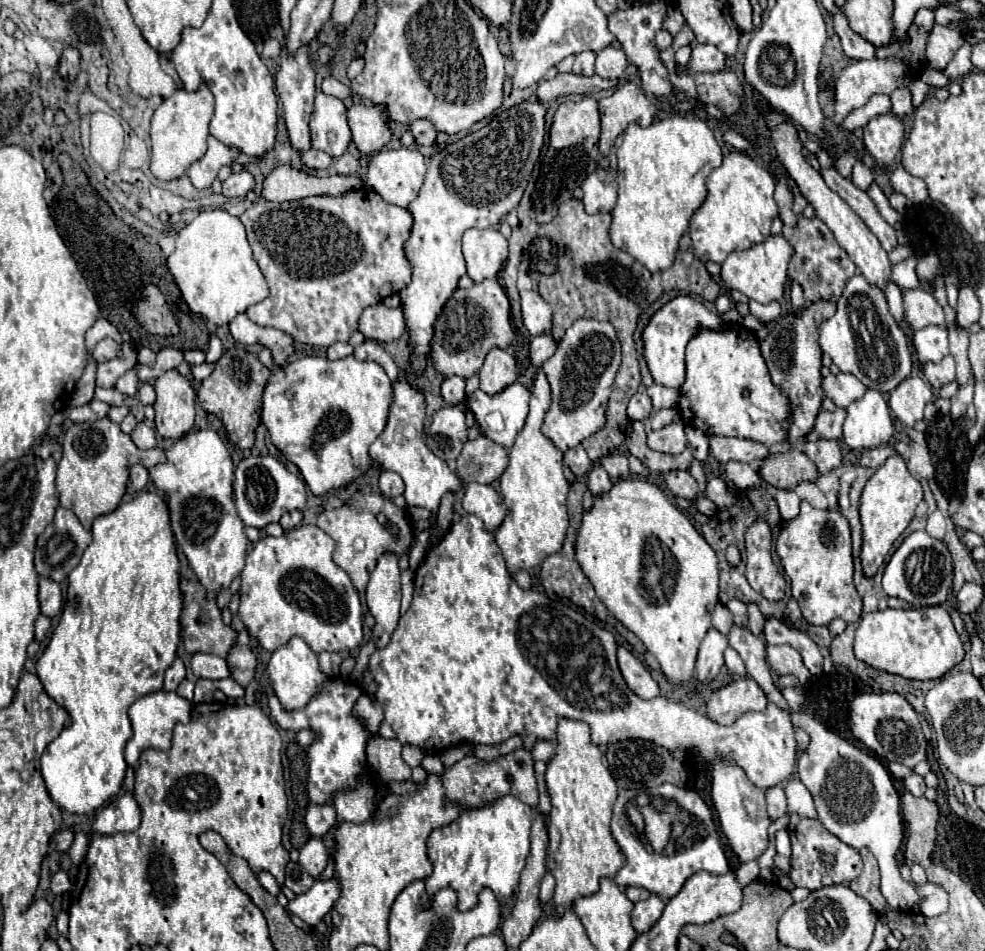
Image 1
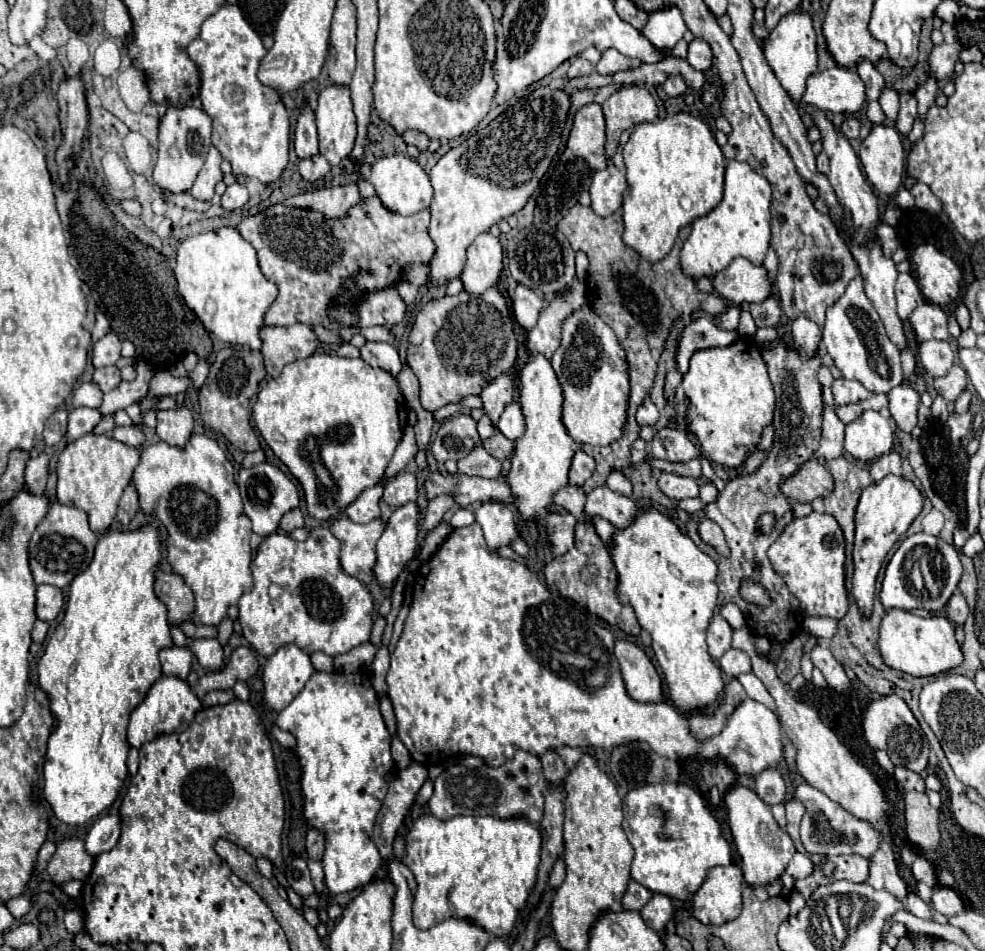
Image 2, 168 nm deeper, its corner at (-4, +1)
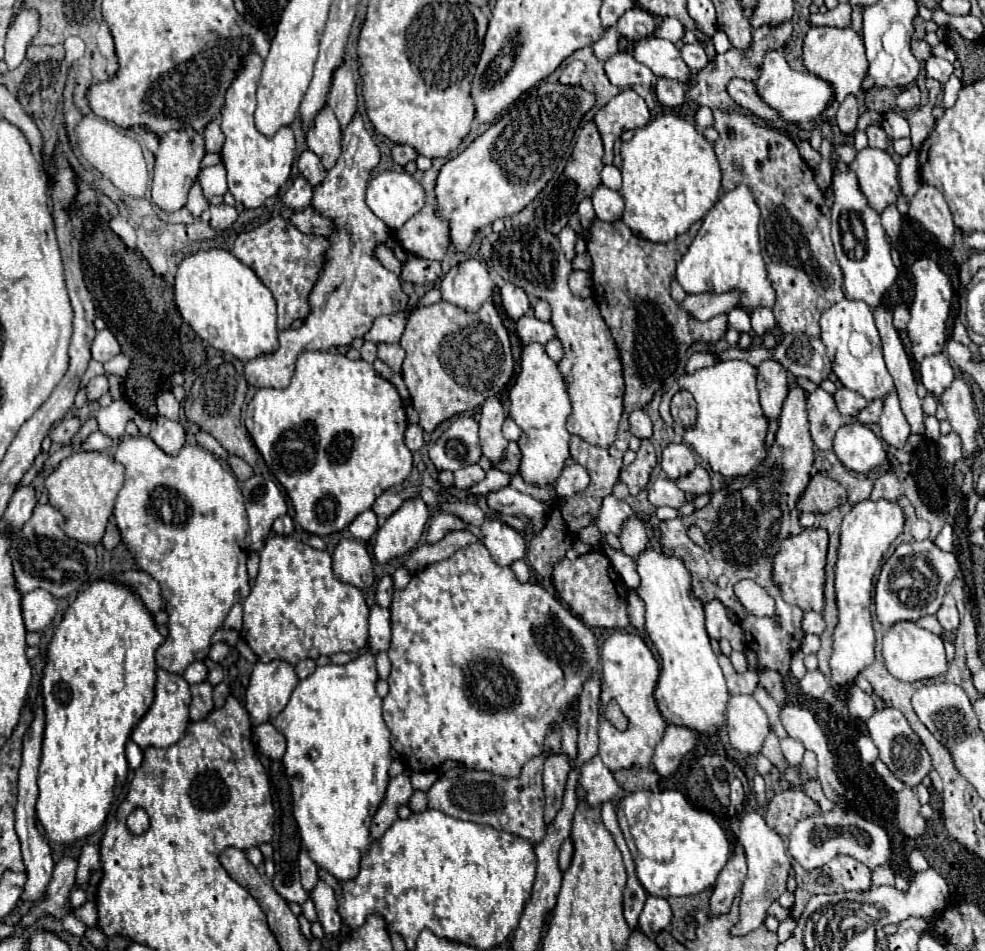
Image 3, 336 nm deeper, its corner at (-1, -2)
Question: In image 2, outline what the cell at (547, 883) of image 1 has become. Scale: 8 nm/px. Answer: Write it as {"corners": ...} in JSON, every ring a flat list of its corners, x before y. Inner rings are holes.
{"corners":[[561,855,561,857,557,857,557,861,555,861,555,865,549,873,549,885,553,889,557,889,563,883,563,879,565,879,565,861,563,861,563,855]]}

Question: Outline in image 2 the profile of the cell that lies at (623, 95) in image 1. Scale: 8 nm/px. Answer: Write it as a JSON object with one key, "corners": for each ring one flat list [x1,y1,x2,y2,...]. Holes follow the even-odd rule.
{"corners":[[621,87,603,103,603,115,607,123,605,155,613,157,619,135,639,123,653,121,657,117,657,103,645,87]]}

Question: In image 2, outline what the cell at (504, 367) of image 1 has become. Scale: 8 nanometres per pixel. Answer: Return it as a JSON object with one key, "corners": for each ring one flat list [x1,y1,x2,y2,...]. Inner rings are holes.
{"corners":[[503,373,493,383,489,383,481,393,481,401,483,401,483,413,491,419,493,427,495,427,503,409,513,401,513,379,511,379,511,375]]}

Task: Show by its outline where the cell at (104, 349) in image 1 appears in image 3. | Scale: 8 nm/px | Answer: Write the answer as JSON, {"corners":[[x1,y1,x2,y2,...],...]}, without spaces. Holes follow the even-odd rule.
{"corners":[[110,330,96,332,96,338,92,342,92,358,98,360,100,364,104,364,110,358,114,358,116,354,120,354,120,344,114,338,114,334]]}

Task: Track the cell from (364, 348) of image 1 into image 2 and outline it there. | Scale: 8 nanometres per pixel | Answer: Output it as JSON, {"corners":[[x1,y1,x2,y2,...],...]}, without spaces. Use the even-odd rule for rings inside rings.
{"corners":[[367,341,361,347,361,359,365,363,369,363,371,367,379,367,385,369,387,373,391,373,393,377,397,377,397,373,401,371,401,359,397,349,393,349,389,343,373,343]]}

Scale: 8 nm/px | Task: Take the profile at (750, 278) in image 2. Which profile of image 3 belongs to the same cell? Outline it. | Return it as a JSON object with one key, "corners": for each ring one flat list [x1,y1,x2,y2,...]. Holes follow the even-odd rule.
{"corners":[[728,290,724,294,712,294,712,292,690,294,682,302,682,308,696,320,710,320,716,314,722,312,728,314,732,308,740,304,740,298,742,298,740,290]]}

